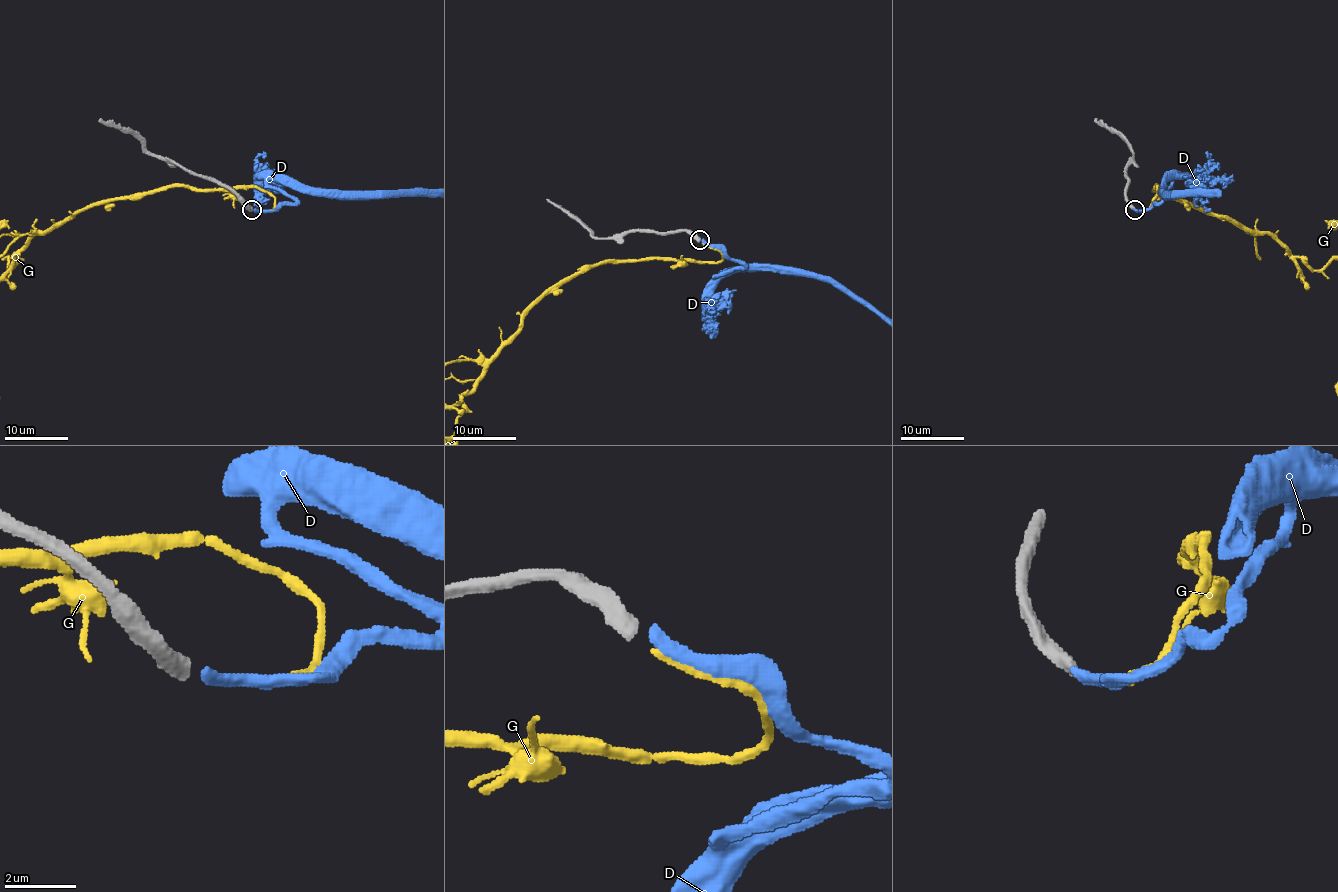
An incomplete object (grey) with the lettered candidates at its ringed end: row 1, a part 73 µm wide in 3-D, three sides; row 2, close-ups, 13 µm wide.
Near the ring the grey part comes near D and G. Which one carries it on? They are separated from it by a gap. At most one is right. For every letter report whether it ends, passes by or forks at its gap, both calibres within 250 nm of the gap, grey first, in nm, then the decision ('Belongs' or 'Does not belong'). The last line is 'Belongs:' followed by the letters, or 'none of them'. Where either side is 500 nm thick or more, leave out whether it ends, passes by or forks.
D: It ends there. Thickness 460 nm (grey) against 360 nm. Belongs
G: It ends there. Thickness 460 nm (grey) against 200 nm. Does not belong
Belongs: D

